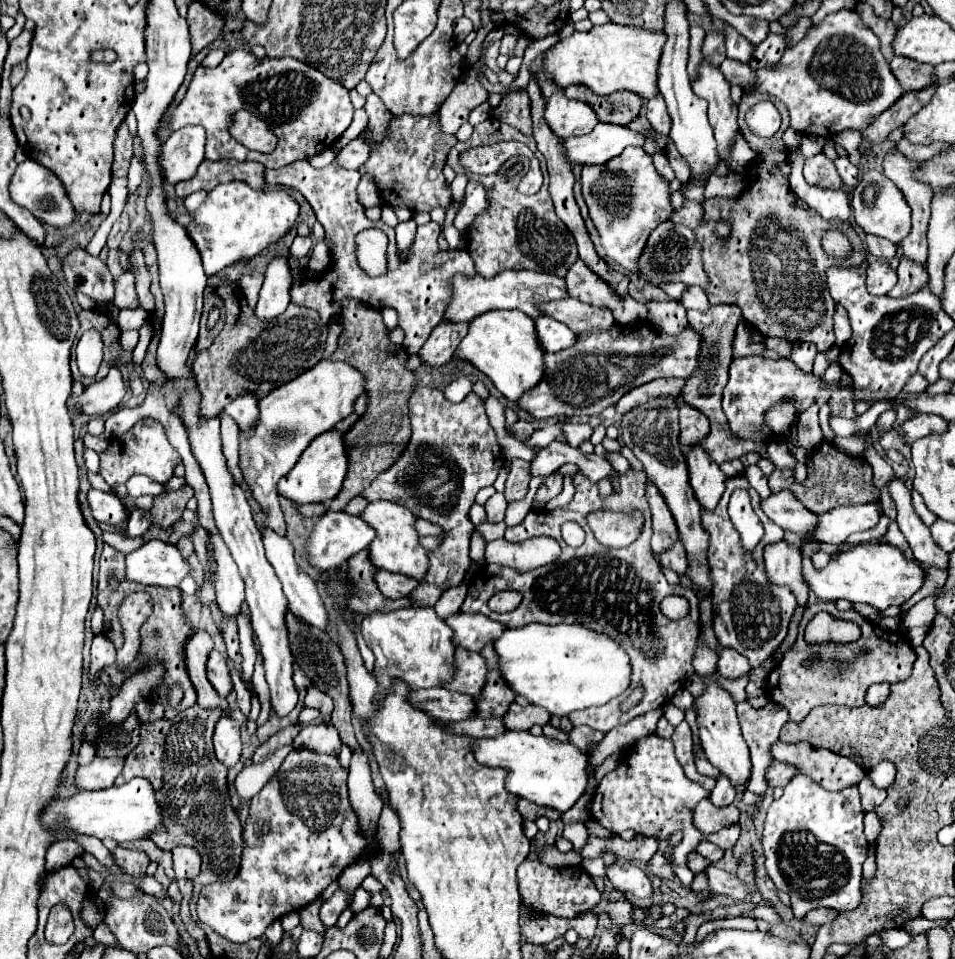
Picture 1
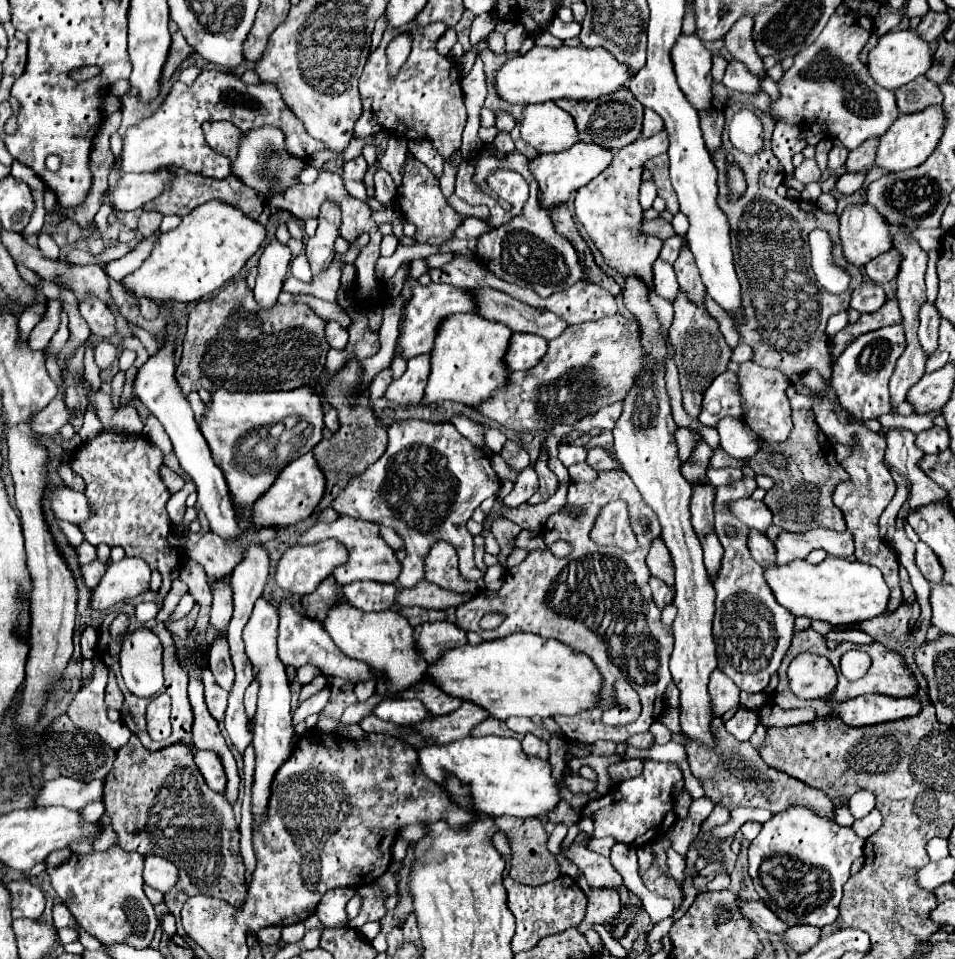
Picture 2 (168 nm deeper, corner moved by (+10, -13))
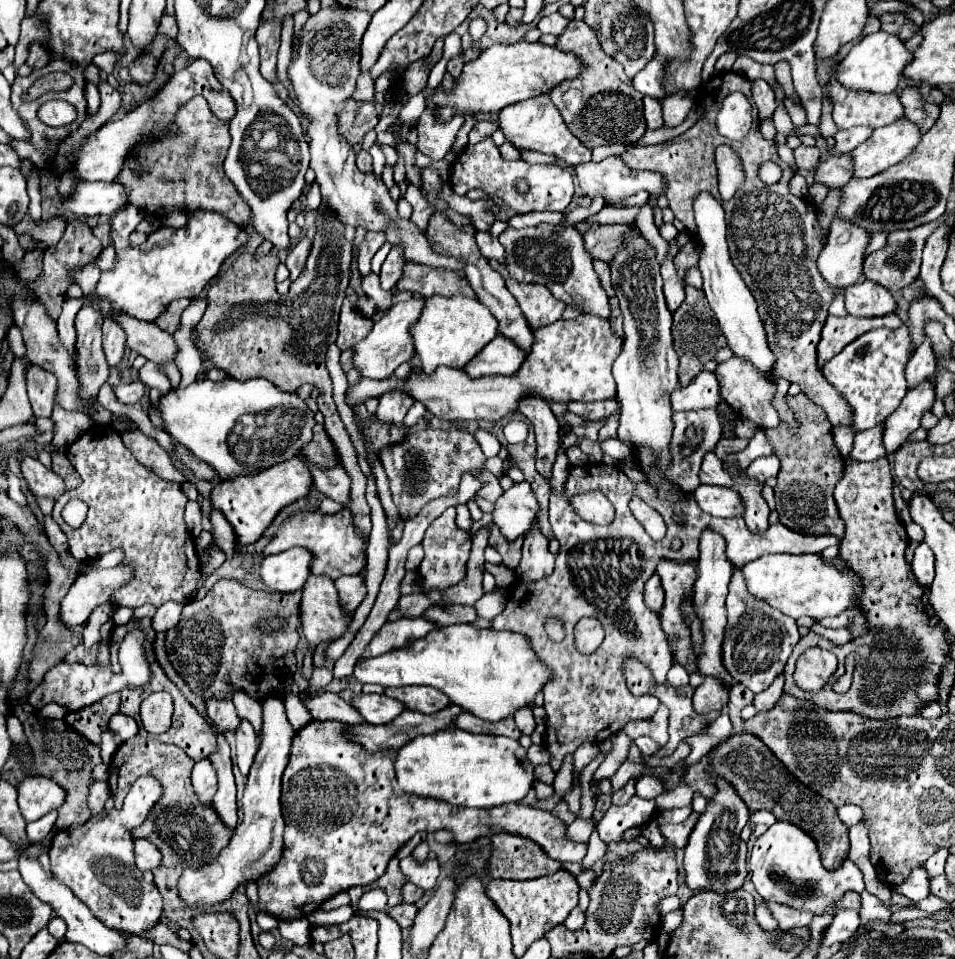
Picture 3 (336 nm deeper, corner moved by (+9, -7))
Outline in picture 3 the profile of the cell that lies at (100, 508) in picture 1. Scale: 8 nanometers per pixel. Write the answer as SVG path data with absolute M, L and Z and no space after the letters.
M23 458L21 470L23 470L23 476L29 484L29 490L39 498L57 500L59 496L63 496L67 492L63 478L57 476L51 468L43 466L37 458Z

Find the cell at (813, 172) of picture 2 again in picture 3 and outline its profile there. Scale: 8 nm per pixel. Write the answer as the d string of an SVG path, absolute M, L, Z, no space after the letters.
M799 146L795 150L795 162L799 170L815 170L819 164L819 150L817 148L807 148Z

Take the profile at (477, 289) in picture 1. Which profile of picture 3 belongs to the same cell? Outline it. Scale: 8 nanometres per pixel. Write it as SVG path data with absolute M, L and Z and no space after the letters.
M409 298L407 302L399 302L397 310L389 310L379 322L375 322L373 330L365 340L355 344L355 366L361 370L363 376L369 378L389 378L395 368L403 362L411 362L415 358L415 346L413 346L413 336L411 336L411 326L419 320L421 310L423 310L425 298Z

